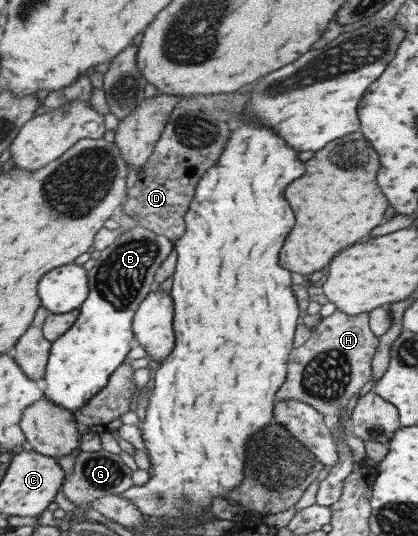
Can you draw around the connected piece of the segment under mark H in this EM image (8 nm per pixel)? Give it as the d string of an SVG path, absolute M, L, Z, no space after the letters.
M336 308L332 315L323 317L316 327L311 329L311 336L304 345L292 349L287 365L287 377L280 391L276 392L275 401L295 399L302 401L322 415L339 415L347 407L348 401L357 395L360 389L371 380L371 363L379 347L379 337L371 332L369 312L348 315Z

